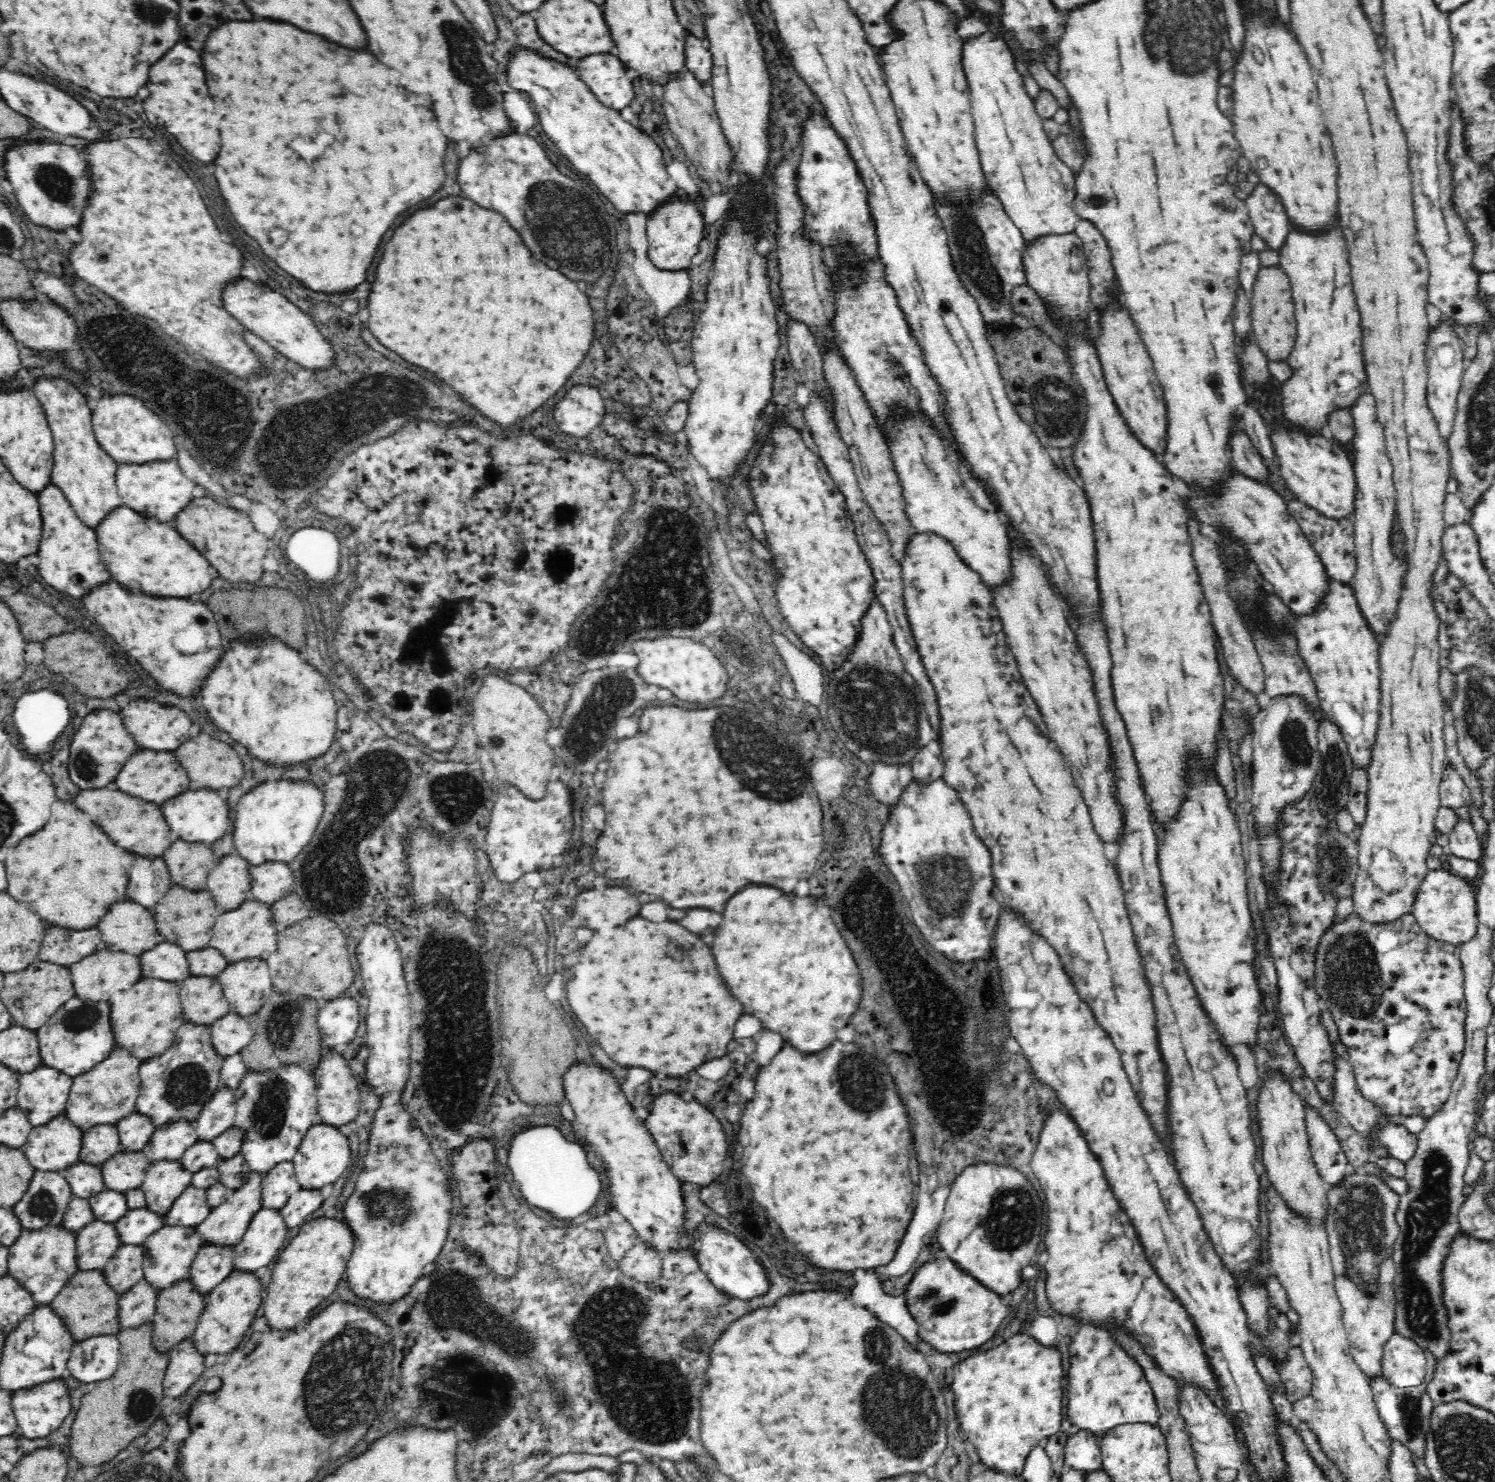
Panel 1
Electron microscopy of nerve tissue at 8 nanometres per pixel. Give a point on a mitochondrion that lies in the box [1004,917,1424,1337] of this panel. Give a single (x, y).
(1360, 1215)

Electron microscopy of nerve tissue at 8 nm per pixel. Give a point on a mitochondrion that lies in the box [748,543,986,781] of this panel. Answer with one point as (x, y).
(881, 709)

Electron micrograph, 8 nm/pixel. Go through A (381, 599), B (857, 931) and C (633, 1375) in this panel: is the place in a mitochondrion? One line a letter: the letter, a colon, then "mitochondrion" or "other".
A: other
B: mitochondrion
C: mitochondrion

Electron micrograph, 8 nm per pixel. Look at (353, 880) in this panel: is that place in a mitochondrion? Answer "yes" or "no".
yes

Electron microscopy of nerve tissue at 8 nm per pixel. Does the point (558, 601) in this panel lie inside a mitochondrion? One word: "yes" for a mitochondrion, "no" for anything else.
no

